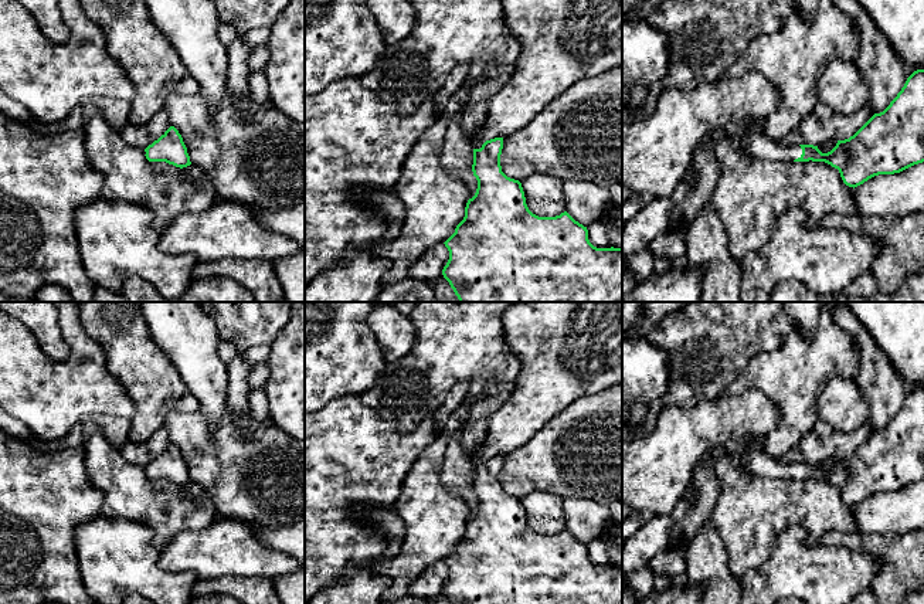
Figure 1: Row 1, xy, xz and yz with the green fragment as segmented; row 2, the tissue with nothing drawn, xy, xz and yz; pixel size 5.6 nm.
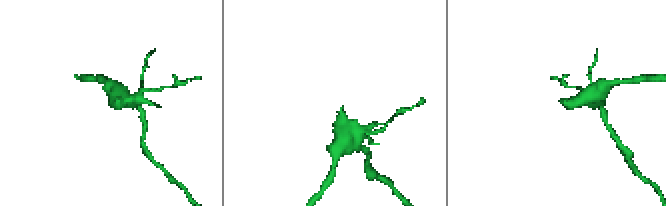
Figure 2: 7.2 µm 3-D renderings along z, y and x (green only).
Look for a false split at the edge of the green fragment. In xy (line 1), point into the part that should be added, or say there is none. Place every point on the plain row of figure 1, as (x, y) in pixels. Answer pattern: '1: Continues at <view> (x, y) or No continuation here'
1: No continuation here

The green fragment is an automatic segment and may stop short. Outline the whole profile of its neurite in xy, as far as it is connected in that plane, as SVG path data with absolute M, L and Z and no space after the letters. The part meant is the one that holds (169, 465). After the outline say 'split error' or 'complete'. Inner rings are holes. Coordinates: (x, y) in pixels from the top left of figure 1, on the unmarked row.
M170 444L145 469L149 479L166 479L180 486L191 482L183 455L174 444Z; complete

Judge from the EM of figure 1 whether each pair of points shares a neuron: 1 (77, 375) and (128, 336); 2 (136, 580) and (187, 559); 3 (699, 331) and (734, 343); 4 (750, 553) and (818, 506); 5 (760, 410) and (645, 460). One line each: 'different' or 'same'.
1: different
2: different
3: same
4: same
5: same

